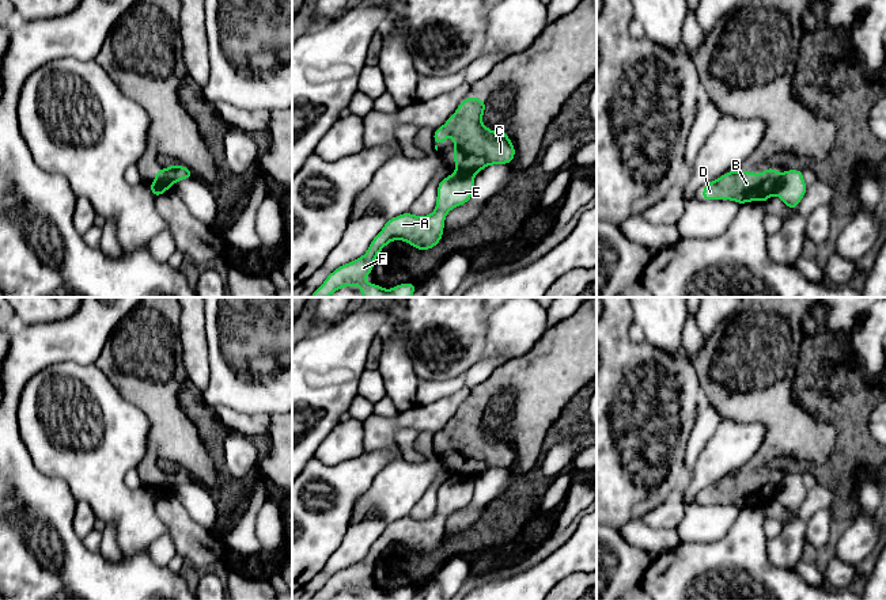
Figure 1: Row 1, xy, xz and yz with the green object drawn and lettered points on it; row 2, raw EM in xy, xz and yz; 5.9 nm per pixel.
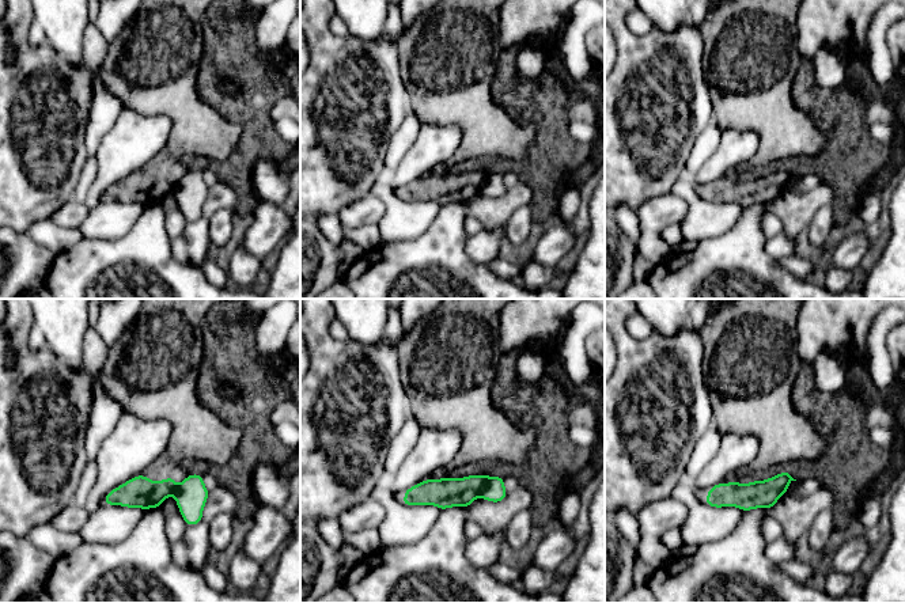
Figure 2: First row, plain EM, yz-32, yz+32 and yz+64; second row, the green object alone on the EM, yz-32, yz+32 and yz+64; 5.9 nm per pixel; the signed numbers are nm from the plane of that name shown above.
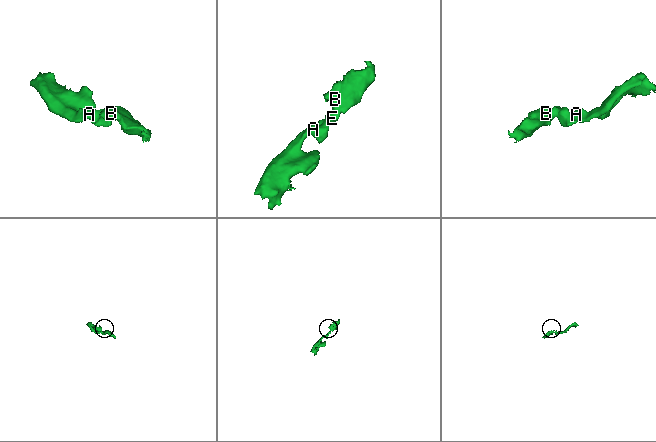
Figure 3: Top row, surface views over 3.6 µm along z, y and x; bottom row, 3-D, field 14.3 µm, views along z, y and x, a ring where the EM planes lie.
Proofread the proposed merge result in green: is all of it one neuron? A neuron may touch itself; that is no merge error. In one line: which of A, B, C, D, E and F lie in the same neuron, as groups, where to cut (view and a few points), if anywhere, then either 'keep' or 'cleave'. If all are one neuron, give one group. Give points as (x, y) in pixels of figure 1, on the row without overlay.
A E F / B C D | yz (782, 479), (773, 497) | cleave

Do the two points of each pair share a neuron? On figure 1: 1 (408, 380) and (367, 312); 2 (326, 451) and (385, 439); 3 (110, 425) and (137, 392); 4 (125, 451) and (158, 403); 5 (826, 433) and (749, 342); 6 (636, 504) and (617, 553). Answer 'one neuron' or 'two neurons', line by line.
1: two neurons
2: two neurons
3: two neurons
4: two neurons
5: one neuron
6: two neurons

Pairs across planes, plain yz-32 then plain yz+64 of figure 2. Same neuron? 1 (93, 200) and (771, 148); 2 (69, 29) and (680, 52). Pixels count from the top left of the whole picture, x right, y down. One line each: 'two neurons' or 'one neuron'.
1: two neurons
2: two neurons

